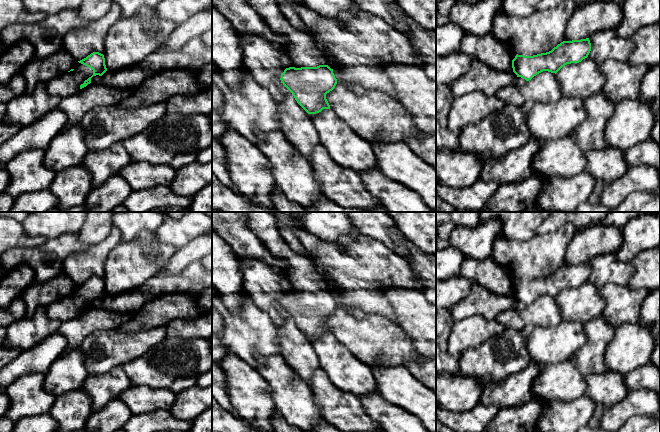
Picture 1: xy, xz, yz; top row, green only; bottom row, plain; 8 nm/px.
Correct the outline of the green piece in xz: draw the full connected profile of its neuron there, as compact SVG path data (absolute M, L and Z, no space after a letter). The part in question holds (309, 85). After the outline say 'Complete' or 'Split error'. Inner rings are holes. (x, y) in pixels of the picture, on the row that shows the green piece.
M247 0L247 2L259 13L273 32L283 34L289 40L290 44L285 49L292 66L286 68L281 74L281 83L293 94L297 103L308 114L316 114L323 109L330 109L326 94L335 88L337 79L333 69L328 66L326 59L318 50L313 37L289 23L281 12L277 0Z. Split error

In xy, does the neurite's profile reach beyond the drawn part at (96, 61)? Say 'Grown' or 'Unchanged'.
Grown

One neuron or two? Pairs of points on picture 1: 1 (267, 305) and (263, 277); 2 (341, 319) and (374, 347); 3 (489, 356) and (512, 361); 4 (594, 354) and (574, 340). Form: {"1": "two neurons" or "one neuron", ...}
{"1": "one neuron", "2": "one neuron", "3": "one neuron", "4": "two neurons"}

